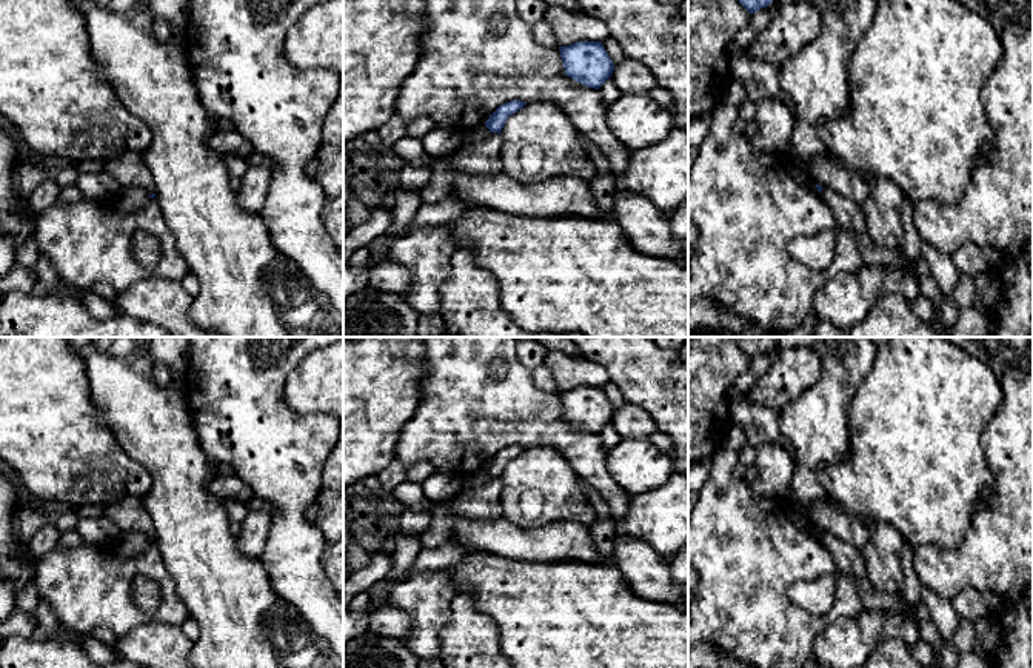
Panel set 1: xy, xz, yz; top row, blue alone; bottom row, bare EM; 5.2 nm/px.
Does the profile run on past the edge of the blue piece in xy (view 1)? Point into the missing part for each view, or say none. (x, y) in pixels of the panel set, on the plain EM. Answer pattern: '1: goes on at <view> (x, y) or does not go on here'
1: does not go on here

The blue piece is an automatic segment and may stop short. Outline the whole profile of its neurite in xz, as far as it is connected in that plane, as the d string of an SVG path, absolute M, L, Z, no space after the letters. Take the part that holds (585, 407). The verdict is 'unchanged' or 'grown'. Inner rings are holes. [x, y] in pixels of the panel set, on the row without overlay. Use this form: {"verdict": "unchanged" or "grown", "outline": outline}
{"verdict": "unchanged", "outline": "M577 386L559 391L559 396L565 419L583 431L599 434L614 416L600 386Z"}

